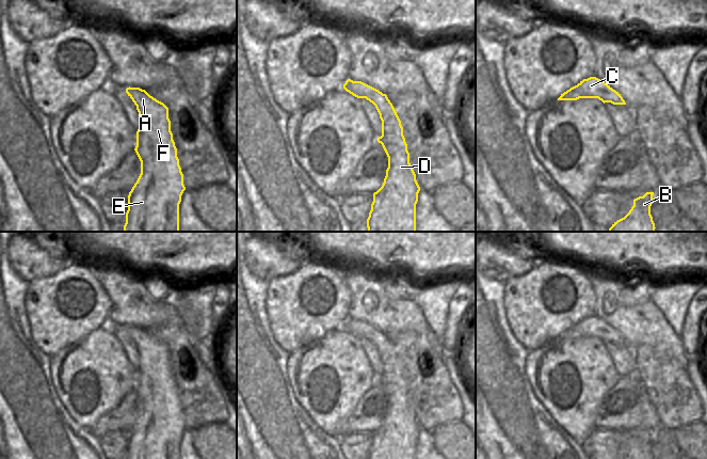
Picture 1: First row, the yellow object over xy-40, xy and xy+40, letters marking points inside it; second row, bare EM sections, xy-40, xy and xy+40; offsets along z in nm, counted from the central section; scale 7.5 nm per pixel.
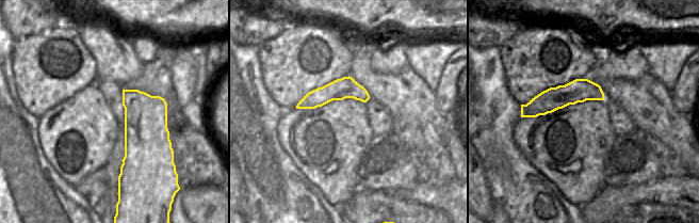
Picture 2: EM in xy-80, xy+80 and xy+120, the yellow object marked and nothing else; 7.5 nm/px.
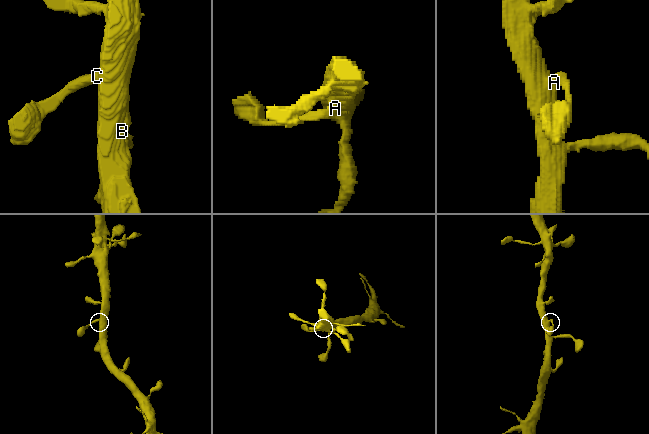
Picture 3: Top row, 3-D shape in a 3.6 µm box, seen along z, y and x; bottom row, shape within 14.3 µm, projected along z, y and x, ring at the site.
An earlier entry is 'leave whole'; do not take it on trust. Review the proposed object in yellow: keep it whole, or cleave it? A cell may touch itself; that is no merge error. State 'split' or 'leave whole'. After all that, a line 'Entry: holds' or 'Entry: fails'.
leave whole
Entry: holds

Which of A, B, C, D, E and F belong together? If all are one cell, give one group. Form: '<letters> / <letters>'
A B C D E F

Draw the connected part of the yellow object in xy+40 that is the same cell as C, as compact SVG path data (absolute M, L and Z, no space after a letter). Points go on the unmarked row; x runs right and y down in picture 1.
M596 316L583 318L558 337L558 339L577 339L579 337L598 337L604 343L626 344L618 331Z

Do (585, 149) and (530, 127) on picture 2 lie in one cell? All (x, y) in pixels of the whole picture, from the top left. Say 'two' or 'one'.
one

